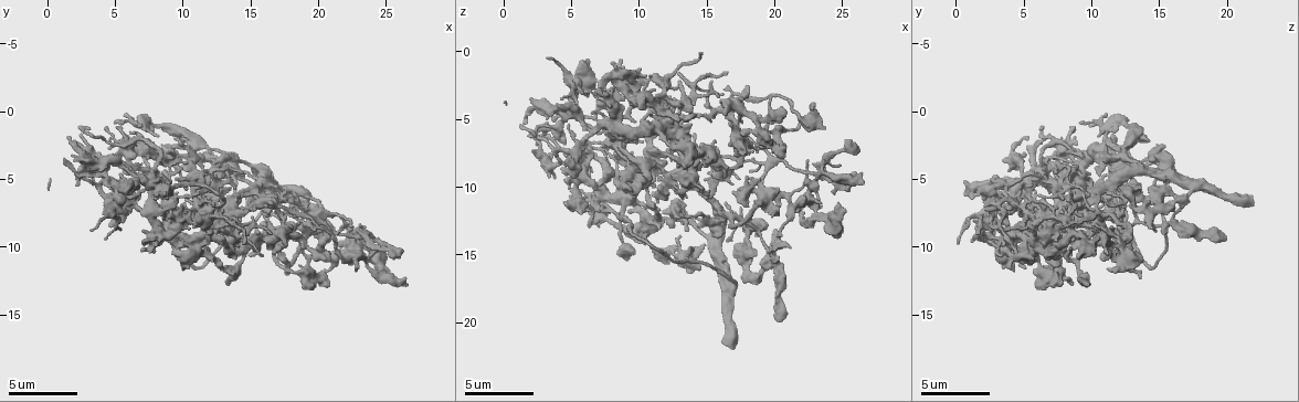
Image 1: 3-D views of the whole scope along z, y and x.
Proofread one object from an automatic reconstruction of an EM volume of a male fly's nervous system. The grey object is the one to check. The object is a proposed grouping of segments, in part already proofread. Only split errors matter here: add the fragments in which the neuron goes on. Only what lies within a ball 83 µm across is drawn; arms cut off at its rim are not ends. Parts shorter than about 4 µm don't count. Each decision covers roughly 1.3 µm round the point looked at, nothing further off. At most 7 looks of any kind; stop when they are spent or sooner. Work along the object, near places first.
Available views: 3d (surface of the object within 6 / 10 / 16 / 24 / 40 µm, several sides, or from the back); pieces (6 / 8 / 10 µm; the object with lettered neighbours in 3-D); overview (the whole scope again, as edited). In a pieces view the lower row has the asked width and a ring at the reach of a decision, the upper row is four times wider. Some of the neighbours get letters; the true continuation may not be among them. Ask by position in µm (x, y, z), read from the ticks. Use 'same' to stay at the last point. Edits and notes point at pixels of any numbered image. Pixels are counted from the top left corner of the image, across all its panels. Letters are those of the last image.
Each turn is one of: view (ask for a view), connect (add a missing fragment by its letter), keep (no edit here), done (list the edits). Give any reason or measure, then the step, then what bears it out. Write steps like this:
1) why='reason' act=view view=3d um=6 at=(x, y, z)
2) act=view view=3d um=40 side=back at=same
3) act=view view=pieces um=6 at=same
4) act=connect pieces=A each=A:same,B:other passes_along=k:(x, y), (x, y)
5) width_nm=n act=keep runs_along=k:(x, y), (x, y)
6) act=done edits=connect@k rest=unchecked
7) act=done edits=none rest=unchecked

why='branch stops here' act=view view=pieces um=6 at=(20.6, 12.2, 13.4)

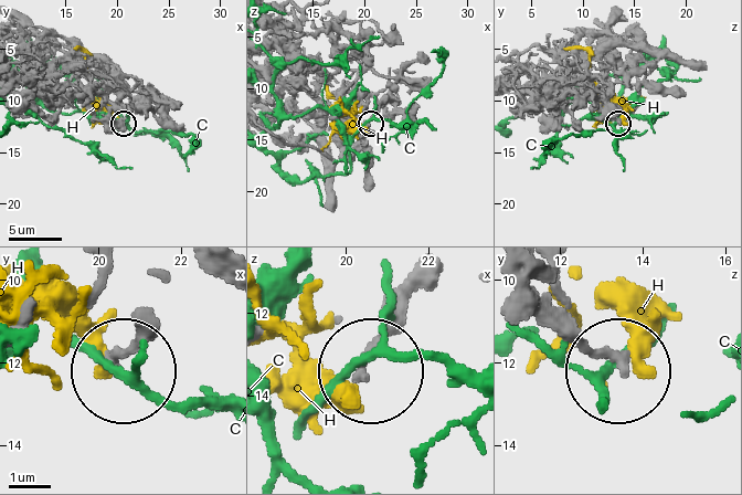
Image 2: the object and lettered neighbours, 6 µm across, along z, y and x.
width_nm=240 act=keep each=C:other,H:other runs_along=2:(150, 319), (118, 366) found='no lettered fragment goes on from it'

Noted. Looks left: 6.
why='branch stops here' act=view view=pieces um=6 at=(25.8, 10.6, 8.8)

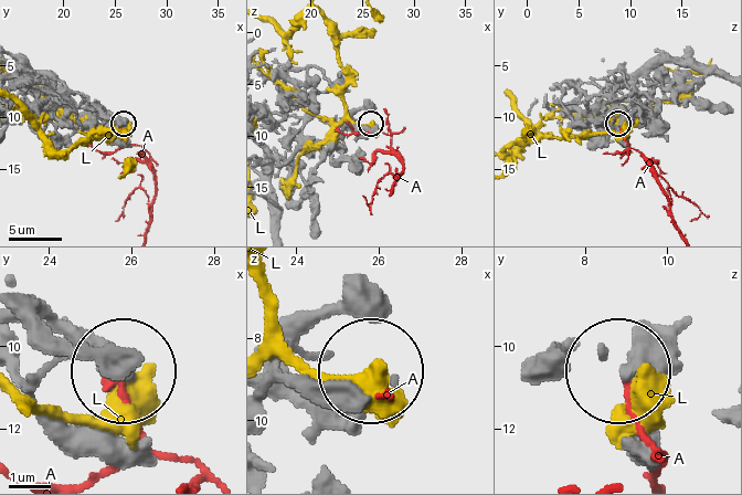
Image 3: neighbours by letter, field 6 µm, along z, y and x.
act=keep each=A:other,L:other found='none of them fits'

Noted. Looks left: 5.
why='free end' act=view view=pieces um=10 at=(21.8, 8.4, 5.6)

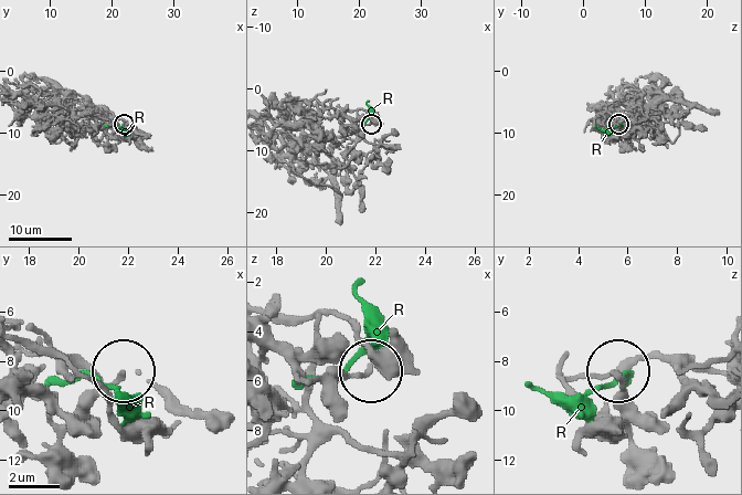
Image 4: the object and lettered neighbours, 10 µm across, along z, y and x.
act=keep each=R:other found='no lettered fragment goes on from it'

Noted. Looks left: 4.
why='an open end' act=view view=pieces um=10 at=(17.8, 11.4, 7.6)

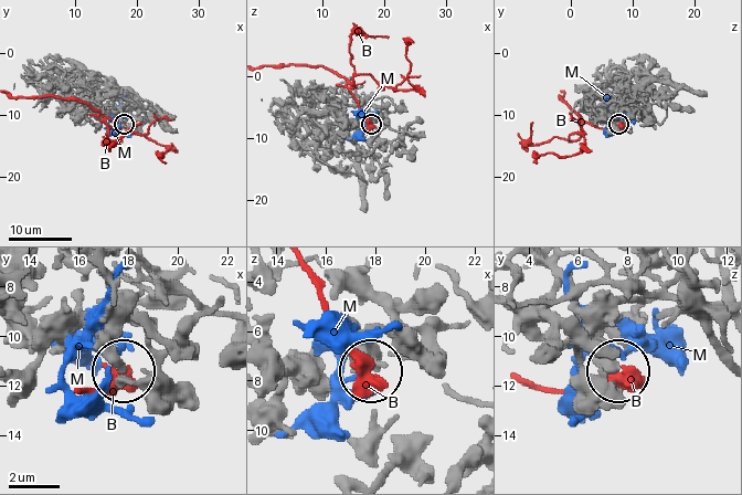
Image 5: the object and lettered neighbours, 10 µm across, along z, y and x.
width_nm=390 act=keep each=B:other,M:other found='none of them fits'

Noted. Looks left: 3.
act=done edits=none rest=unchecked

